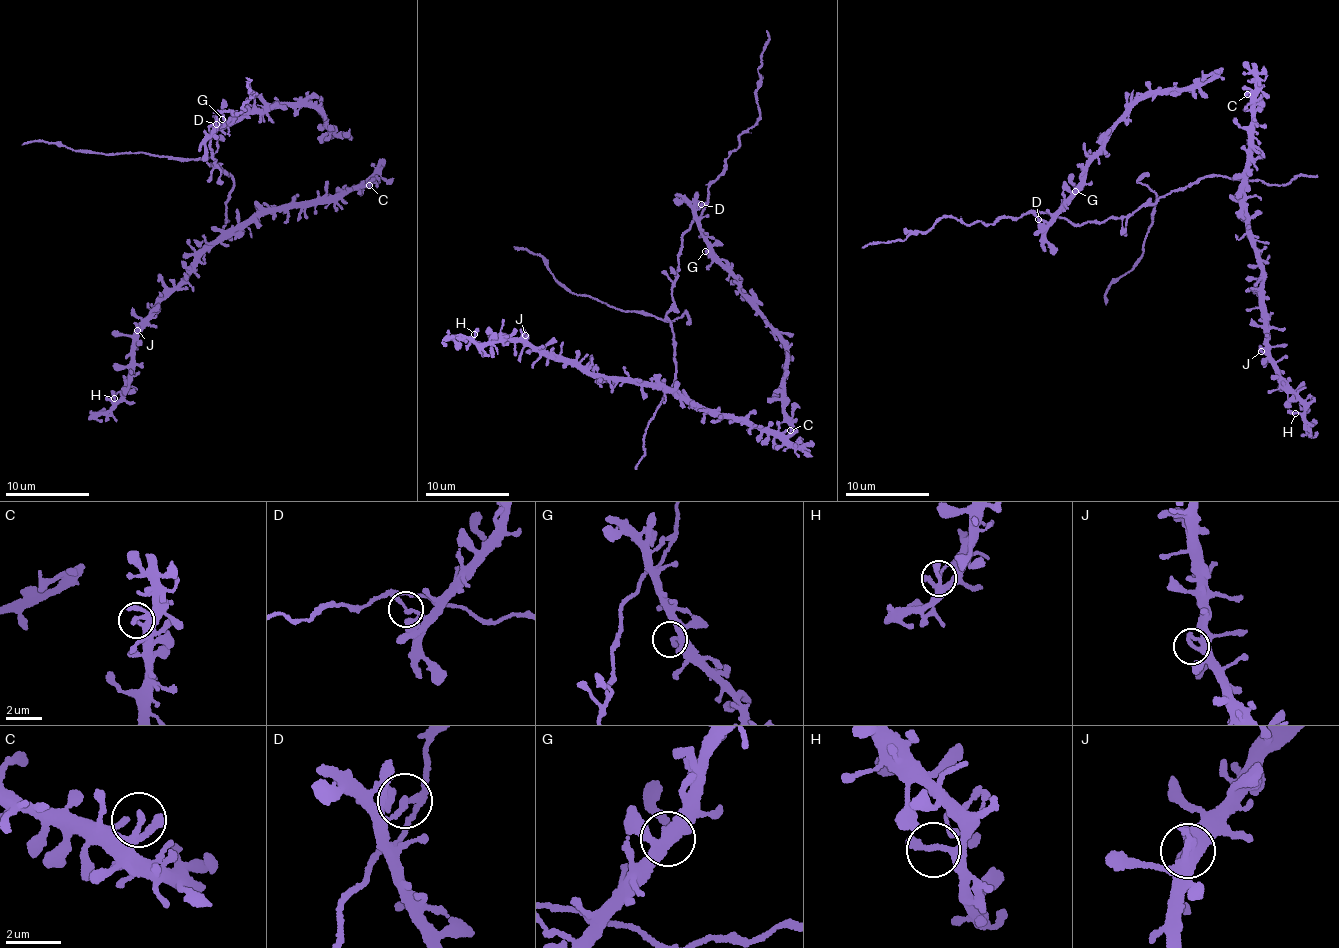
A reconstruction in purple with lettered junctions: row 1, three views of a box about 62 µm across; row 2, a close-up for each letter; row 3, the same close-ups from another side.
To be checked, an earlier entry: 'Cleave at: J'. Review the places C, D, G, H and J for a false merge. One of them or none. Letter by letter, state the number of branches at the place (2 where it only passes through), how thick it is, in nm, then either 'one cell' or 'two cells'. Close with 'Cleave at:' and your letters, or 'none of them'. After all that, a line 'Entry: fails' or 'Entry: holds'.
C: 2 branches meet; 190 nm thick; one cell
D: 2 branches meet; 190 nm thick; two cells
G: 2 branches meet; 200 nm thick; one cell
H: 2 branches meet; 260 nm thick; one cell
J: 2 branches meet; 280 nm thick; one cell
Cleave at: D
Entry: fails

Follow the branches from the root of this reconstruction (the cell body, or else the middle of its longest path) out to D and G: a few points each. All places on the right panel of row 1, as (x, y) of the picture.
D: (1158, 197), (1124, 215), (1103, 220), (1074, 225), (1060, 217), (1043, 223), (1038, 220)
G: (1158, 197), (1124, 215), (1074, 225), (1064, 218), (1053, 217), (1062, 211), (1075, 191)

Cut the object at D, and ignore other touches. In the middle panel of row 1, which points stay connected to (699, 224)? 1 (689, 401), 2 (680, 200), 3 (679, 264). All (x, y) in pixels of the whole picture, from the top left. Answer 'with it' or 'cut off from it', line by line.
1: with it
2: with it
3: cut off from it

